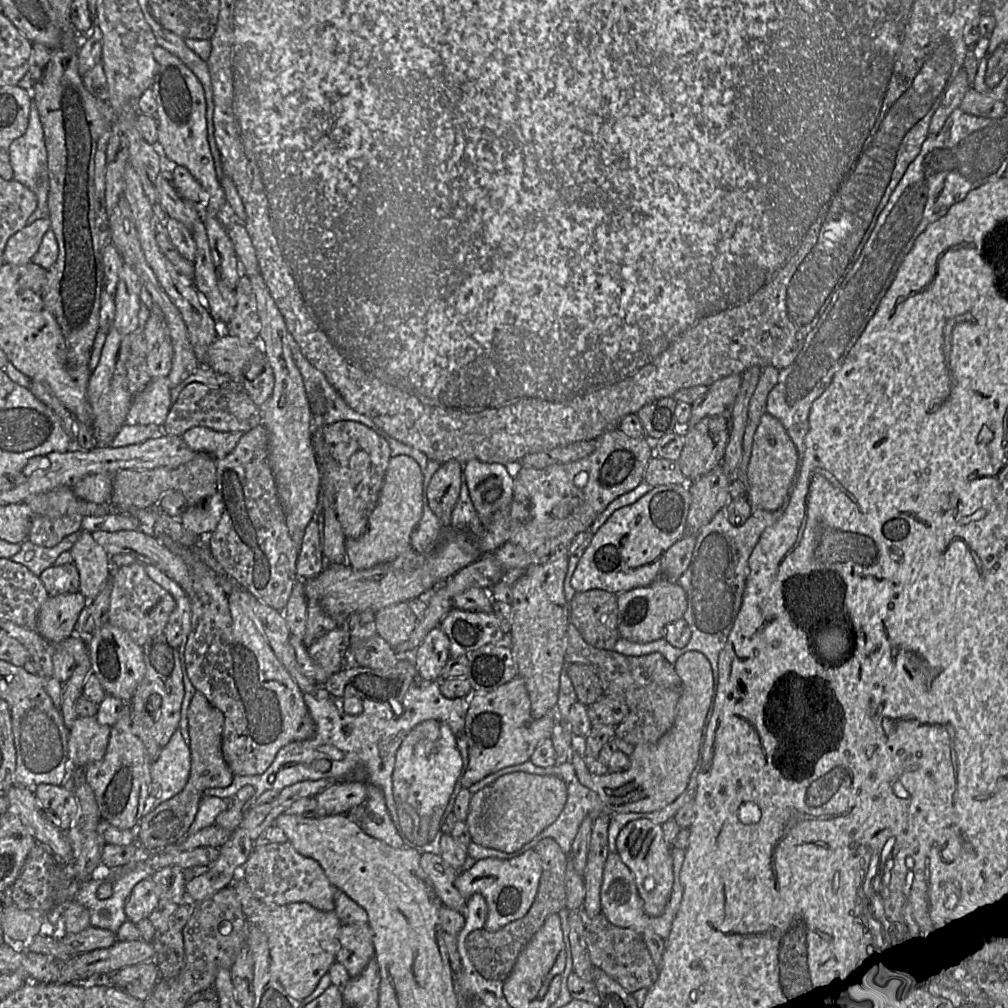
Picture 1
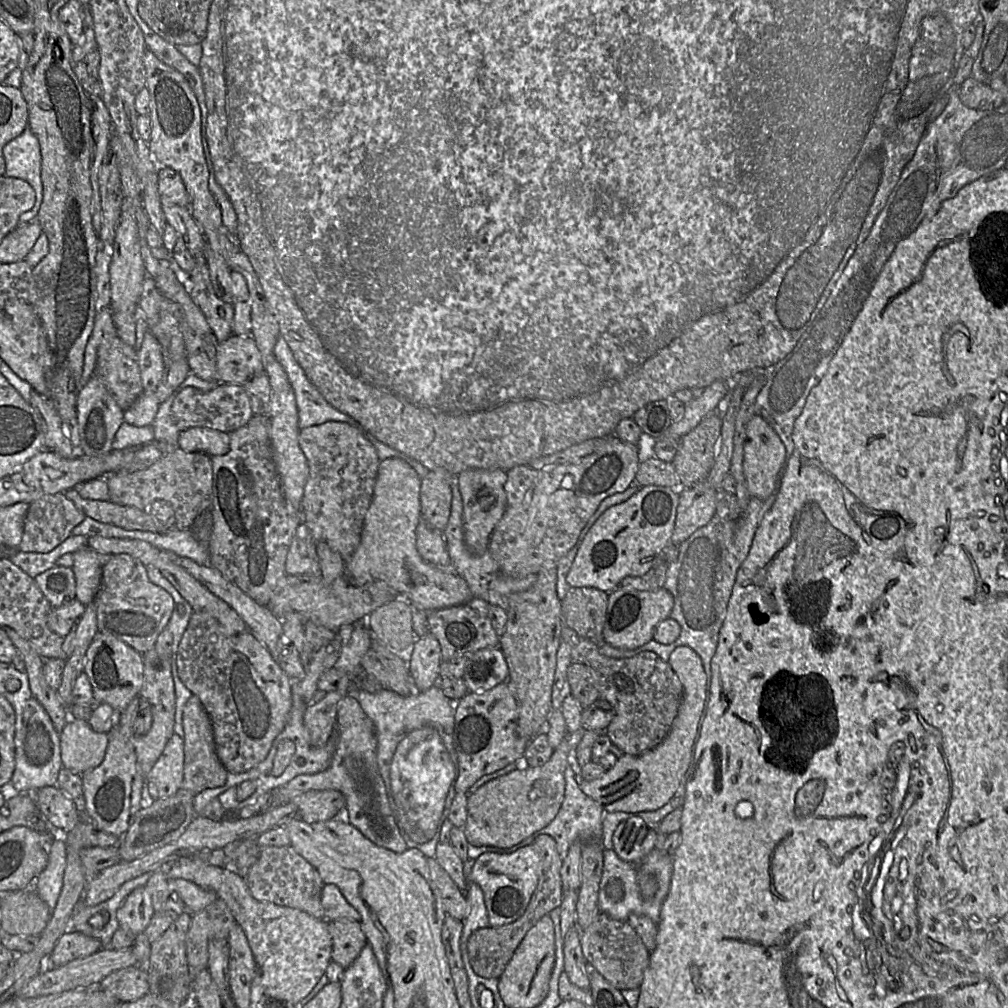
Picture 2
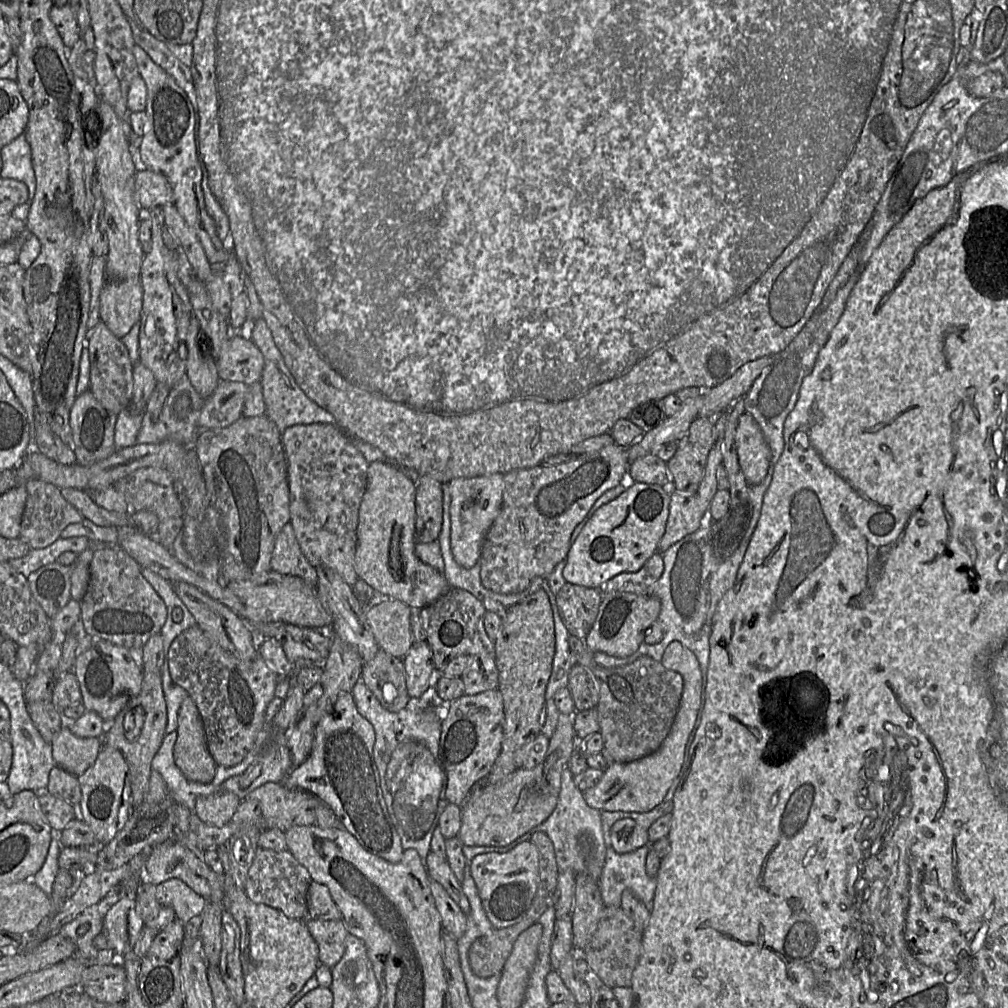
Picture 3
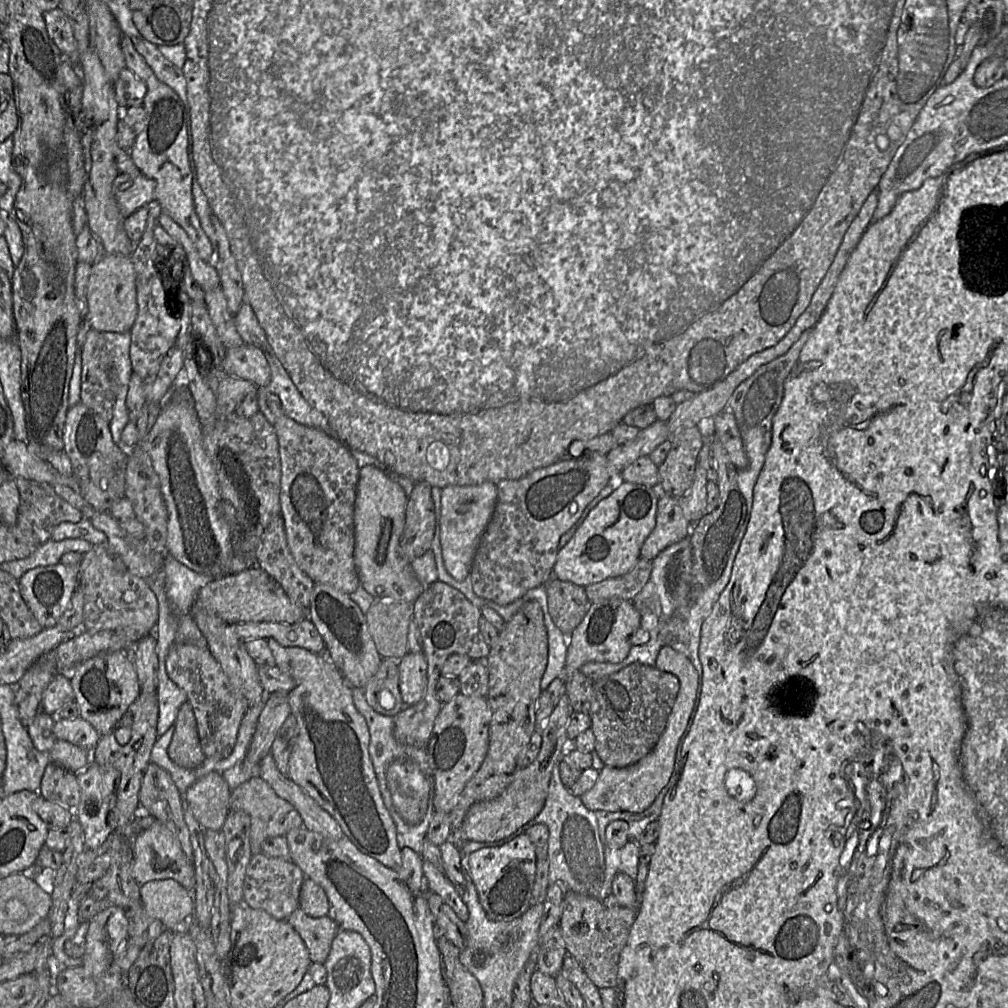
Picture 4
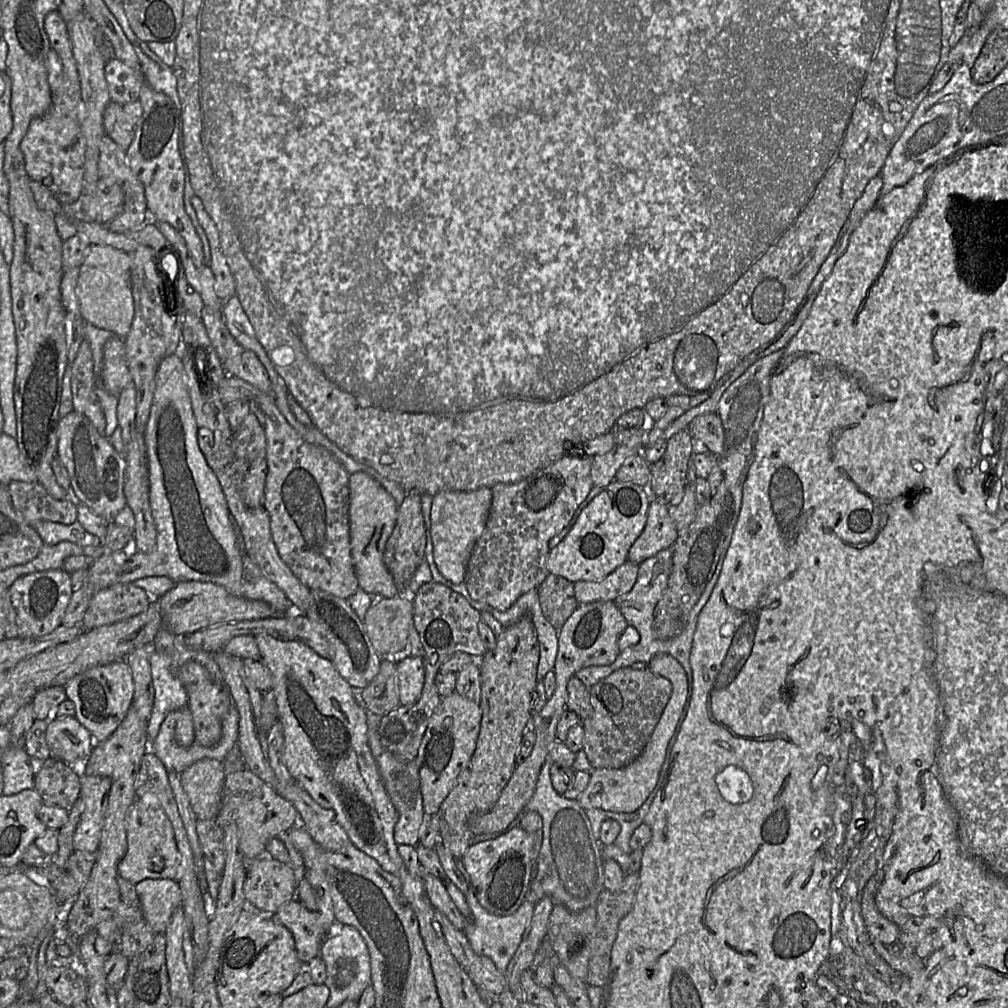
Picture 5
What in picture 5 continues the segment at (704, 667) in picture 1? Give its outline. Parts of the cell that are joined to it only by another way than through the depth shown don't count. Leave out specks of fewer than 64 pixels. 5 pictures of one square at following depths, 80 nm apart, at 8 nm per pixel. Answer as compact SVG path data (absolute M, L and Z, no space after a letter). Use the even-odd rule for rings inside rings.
M659 653L648 664L648 669L672 684L671 697L641 755L628 766L621 769L594 769L588 787L578 797L585 810L591 808L612 812L631 813L638 810L654 791L666 756L670 753L671 739L678 735L680 725L686 715L690 697L690 684L686 671L671 655Z

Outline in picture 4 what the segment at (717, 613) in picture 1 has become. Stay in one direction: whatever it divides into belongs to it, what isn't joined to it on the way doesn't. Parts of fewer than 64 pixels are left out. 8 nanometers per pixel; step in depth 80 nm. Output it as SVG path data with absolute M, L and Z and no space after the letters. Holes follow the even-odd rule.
M687 537L660 552L651 561L652 570L648 582L631 600L634 607L640 613L641 629L650 634L649 641L643 645L632 646L628 656L620 663L588 662L580 668L580 671L595 681L616 673L634 663L654 667L660 650L663 647L669 646L677 652L684 654L691 661L698 672L700 683L702 674L702 665L699 659L701 626L704 620L710 615L714 604L727 586L735 559L736 555L731 563L728 562L723 573L716 581L711 581L703 590L699 587L699 598L695 603L682 604L691 588L691 572L693 567L691 542Z

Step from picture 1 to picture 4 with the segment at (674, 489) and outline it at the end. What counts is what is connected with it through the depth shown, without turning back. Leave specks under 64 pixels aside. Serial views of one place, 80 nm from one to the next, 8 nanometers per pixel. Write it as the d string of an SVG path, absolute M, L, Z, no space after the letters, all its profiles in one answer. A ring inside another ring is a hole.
M623 482L590 510L572 538L559 549L553 574L586 587L628 573L640 560L640 550L656 524L660 491L656 487Z

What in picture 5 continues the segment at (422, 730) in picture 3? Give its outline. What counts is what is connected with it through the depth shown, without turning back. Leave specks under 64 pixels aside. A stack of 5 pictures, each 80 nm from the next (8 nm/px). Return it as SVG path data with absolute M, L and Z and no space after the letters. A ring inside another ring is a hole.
M355 690L355 698L366 711L368 725L368 745L377 763L385 789L395 810L398 813L398 820L394 827L394 841L397 845L409 845L416 848L419 844L420 827L426 821L426 816L431 816L425 815L423 808L423 797L420 790L418 767L414 760L401 761L397 759L392 753L383 748L378 735L378 728L383 716L375 715L366 709L364 702L360 697L361 692L362 690Z

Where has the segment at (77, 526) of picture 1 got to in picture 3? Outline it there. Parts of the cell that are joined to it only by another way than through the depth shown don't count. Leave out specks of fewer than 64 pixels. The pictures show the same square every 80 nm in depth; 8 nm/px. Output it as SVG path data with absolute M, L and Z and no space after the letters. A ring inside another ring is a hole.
M38 479L28 480L24 487L27 500L22 515L20 538L31 549L43 549L57 541L70 524L80 523L84 516L61 494L61 488Z

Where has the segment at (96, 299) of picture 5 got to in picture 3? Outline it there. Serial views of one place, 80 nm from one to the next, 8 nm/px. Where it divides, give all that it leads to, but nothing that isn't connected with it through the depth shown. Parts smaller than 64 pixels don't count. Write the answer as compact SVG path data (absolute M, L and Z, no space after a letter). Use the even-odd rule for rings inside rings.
M140 277L108 280L99 296L100 321L121 338L140 320L142 305L143 288Z

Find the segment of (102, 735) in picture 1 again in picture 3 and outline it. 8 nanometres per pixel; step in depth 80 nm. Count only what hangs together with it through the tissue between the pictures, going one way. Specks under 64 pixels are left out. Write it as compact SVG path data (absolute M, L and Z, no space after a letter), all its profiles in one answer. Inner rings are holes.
M63 727L51 744L56 764L75 776L85 773L103 748L102 738L78 737L68 727Z

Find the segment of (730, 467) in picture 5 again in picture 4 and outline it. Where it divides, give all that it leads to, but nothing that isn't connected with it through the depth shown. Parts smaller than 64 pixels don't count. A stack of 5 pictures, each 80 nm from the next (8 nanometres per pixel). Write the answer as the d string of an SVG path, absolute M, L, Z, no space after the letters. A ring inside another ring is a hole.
M811 330L804 331L786 353L762 365L749 378L739 384L728 401L727 409L735 416L748 457L748 466L738 470L738 486L746 500L749 513L752 506L752 497L749 496L750 486L755 487L763 468L766 453L771 444L773 418L781 405L785 382L797 365L801 349Z

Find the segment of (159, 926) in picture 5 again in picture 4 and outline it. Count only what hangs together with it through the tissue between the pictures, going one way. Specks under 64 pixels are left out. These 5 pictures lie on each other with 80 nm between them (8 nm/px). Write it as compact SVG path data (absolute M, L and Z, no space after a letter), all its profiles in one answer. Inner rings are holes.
M173 879L154 880L140 885L141 904L151 917L160 920L166 930L183 926L195 913L193 895Z

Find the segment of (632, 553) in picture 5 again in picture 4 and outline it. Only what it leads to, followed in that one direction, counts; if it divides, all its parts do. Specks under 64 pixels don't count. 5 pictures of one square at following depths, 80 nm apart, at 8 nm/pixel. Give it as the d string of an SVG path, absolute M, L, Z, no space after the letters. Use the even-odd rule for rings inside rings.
M666 495L659 497L656 524L640 550L640 558L652 561L672 544L689 537L692 525L685 518L680 500Z

